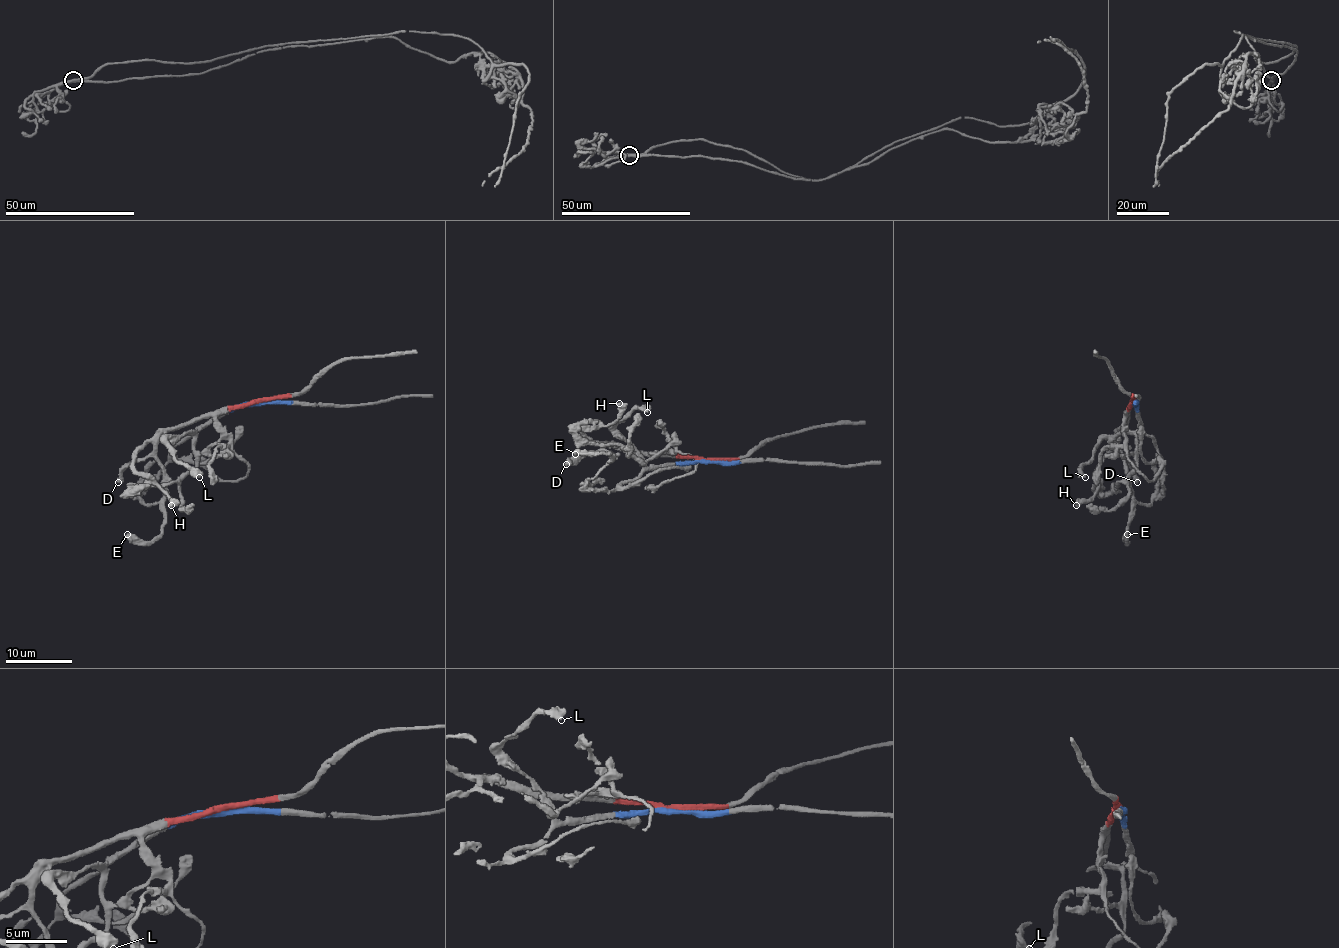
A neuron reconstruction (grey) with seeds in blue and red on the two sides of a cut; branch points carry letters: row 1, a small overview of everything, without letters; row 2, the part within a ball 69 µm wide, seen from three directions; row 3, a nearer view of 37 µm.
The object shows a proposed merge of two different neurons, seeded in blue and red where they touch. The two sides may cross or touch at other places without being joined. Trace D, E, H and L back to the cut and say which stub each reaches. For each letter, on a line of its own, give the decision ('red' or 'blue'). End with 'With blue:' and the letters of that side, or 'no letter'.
D: red
E: red
H: red
L: blue
With blue: L

